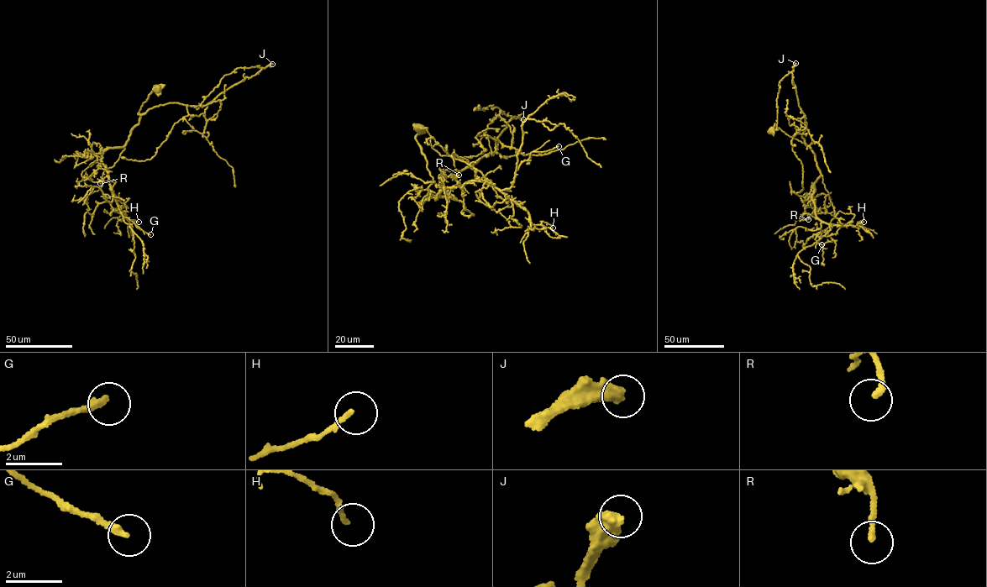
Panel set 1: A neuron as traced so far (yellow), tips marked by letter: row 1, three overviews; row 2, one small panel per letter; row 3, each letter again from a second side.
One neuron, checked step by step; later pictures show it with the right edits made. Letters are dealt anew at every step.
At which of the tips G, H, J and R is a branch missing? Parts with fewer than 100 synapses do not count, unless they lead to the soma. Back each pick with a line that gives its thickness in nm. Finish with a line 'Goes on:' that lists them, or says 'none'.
J: 500 nm
Goes on: J

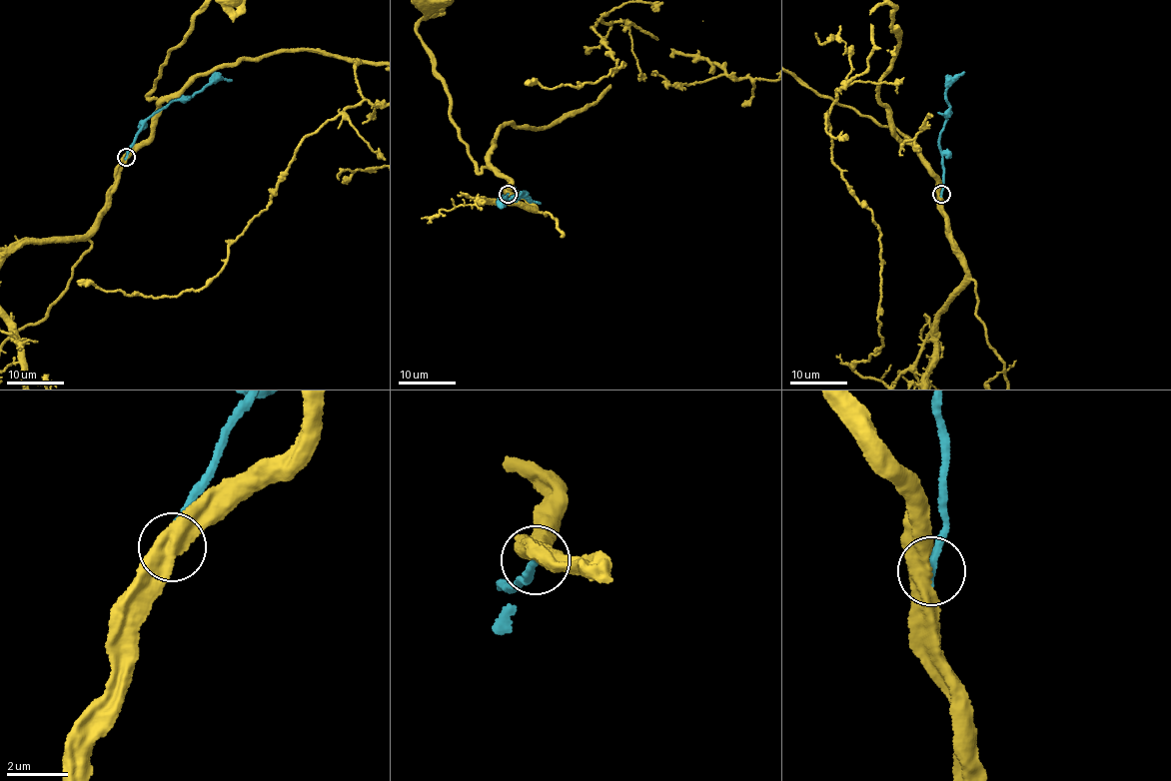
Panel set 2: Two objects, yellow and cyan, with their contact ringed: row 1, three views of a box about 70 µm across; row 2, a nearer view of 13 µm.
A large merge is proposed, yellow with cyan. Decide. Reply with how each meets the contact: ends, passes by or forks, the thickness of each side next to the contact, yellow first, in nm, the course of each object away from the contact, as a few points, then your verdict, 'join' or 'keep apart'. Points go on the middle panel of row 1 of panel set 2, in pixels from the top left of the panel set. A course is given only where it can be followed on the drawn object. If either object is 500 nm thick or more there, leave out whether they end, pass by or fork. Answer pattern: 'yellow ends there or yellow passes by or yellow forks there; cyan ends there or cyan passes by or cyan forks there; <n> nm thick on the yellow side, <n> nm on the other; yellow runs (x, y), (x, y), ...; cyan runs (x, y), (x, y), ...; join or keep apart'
550 nm thick on the yellow side, 280 nm on the other; yellow runs (507, 194), (504, 177), (487, 168), (478, 172), (450, 117), (444, 78), (418, 32), (432, 11), (427, 4); cyan runs (507, 194), (499, 199), (503, 195), (508, 200), (518, 200), (523, 192), (532, 201), (540, 204); join

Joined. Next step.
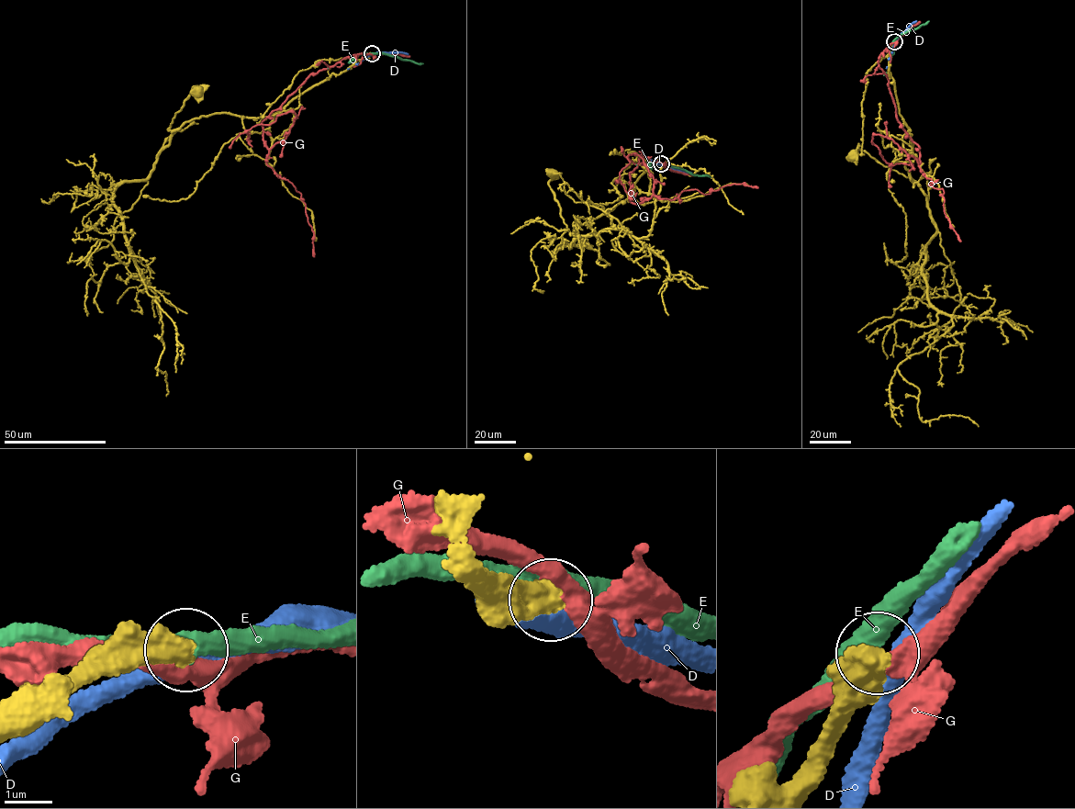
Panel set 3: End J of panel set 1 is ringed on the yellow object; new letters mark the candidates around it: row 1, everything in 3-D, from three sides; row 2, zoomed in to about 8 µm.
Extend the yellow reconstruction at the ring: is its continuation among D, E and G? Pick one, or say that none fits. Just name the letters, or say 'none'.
none

